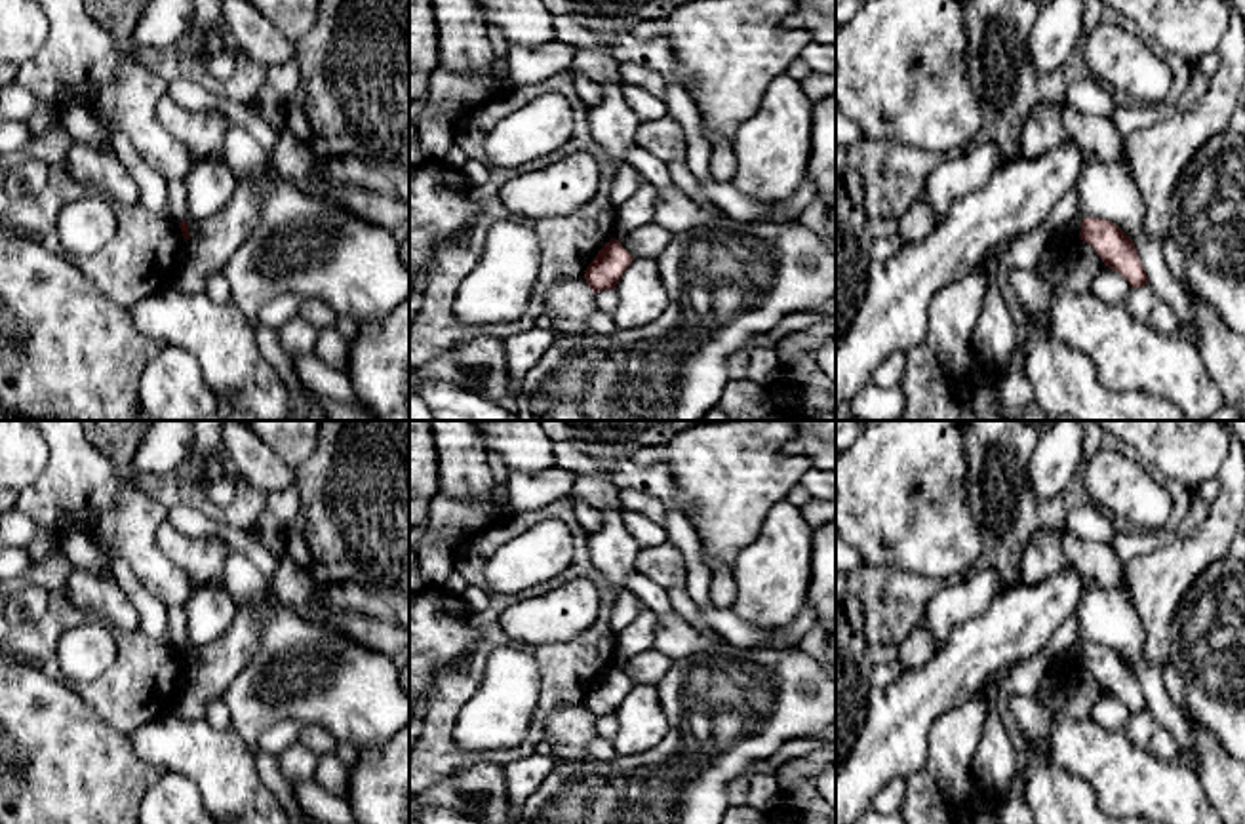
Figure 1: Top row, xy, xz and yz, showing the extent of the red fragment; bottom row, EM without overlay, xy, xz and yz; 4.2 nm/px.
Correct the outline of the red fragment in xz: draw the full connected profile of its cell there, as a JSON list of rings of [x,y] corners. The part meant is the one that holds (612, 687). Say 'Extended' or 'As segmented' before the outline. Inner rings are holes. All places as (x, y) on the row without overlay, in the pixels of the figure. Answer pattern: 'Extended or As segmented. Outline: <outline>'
As segmented. Outline: [[[611,664],[586,693],[583,704],[592,719],[602,716],[617,716],[621,702],[632,687],[634,683],[621,672],[621,668]]]

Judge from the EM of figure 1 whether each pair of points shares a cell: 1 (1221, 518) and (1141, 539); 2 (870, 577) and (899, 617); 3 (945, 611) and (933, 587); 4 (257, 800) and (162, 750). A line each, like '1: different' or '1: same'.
1: different
2: same
3: different
4: same

